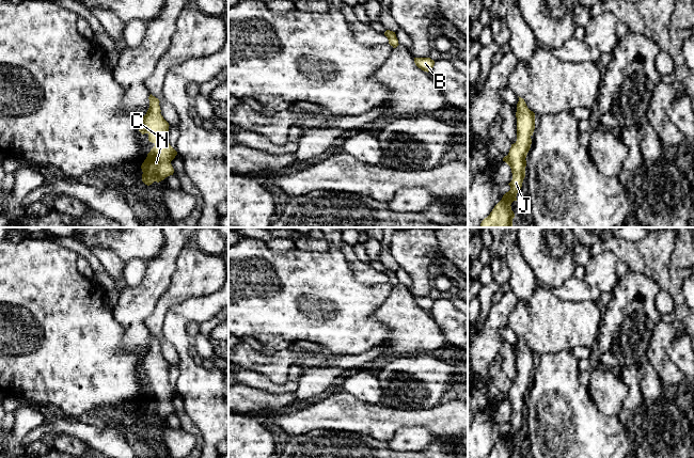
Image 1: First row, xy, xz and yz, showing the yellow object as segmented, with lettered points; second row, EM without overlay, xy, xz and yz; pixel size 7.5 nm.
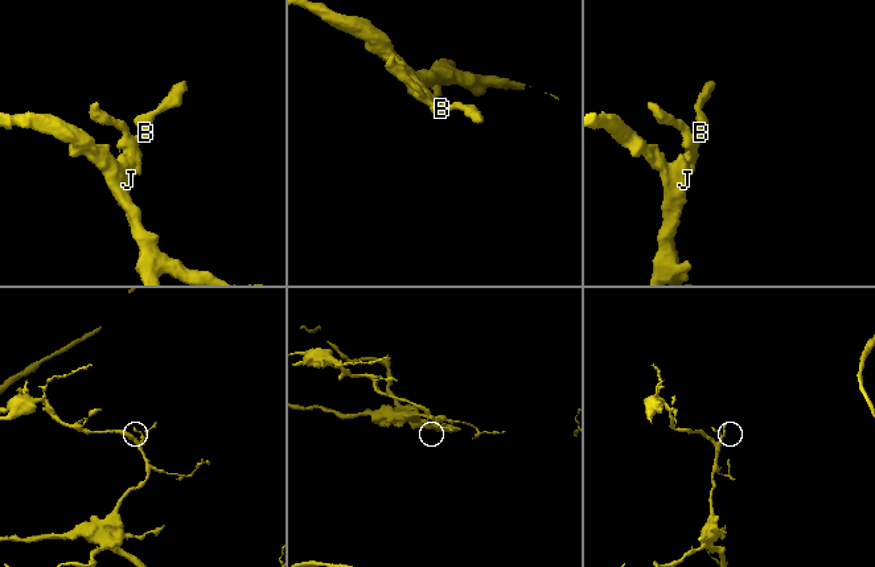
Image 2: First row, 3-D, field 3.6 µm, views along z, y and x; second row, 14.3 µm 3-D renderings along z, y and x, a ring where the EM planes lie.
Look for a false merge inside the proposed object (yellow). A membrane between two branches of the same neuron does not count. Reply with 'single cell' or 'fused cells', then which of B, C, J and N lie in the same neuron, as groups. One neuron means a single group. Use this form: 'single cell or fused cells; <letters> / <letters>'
single cell; B C J N

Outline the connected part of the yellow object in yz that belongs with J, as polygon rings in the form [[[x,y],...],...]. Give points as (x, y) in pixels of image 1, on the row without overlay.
[[[519,336],[517,343],[517,380],[511,383],[509,392],[503,397],[511,408],[512,418],[508,423],[510,429],[506,431],[502,439],[494,445],[490,454],[485,458],[514,458],[511,442],[517,440],[517,432],[522,426],[525,416],[526,394],[531,388],[534,368],[535,352],[531,350],[524,338]]]

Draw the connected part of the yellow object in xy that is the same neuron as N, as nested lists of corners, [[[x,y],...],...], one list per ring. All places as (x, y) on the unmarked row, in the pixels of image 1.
[[[152,333],[148,338],[149,347],[139,365],[139,370],[142,374],[147,373],[148,380],[155,383],[141,405],[142,421],[147,425],[173,414],[174,408],[171,400],[177,394],[169,382],[170,364],[160,352],[159,338]]]

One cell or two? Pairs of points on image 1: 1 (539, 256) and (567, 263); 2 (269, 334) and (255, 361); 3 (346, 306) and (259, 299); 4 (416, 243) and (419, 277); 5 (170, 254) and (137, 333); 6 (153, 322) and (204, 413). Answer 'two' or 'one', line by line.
1: one
2: two
3: one
4: one
5: one
6: two

